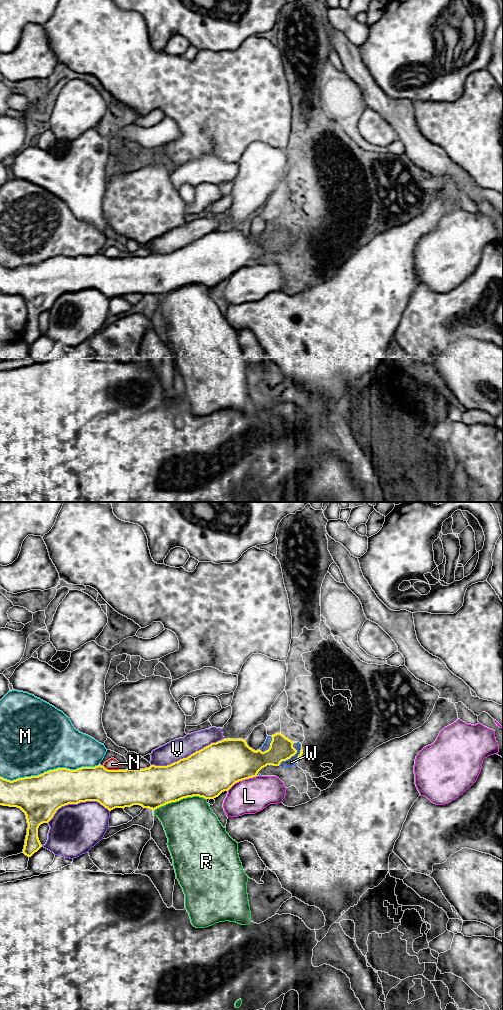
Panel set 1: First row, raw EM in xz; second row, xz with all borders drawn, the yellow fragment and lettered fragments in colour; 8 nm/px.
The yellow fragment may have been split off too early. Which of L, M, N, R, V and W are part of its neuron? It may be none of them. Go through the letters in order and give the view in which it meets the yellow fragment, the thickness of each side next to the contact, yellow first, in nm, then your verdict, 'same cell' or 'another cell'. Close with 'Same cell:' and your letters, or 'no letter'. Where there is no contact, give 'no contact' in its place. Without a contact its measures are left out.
L: xz | 380/280 nm | another cell
M: xz | 360/500 nm | another cell
N: xz | 300/100 nm | another cell
R: xz | 340/420 nm | another cell
V: xz | 380/160 nm | another cell
W: xz | 190/70 nm | another cell
Same cell: no letter

